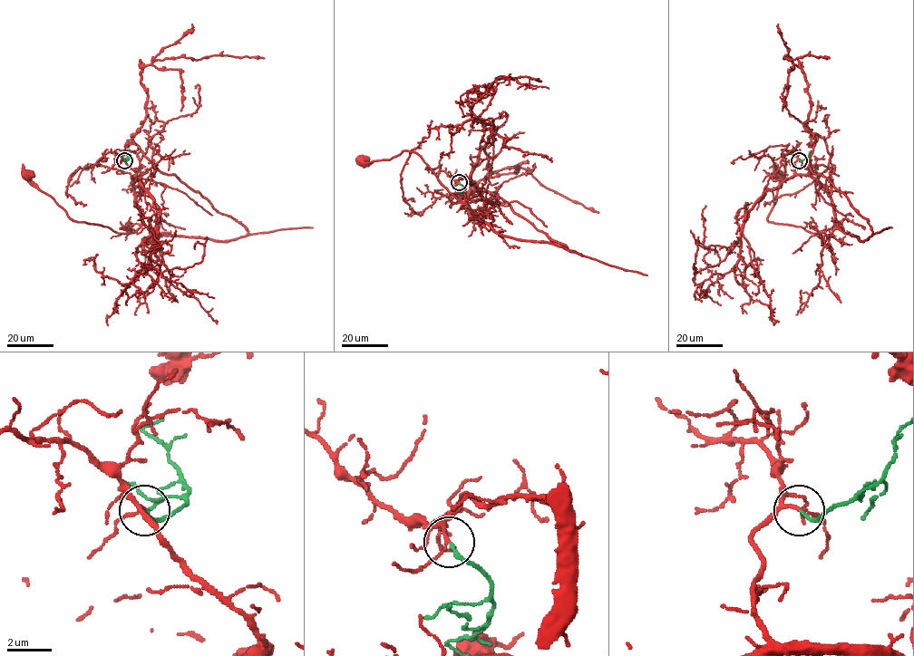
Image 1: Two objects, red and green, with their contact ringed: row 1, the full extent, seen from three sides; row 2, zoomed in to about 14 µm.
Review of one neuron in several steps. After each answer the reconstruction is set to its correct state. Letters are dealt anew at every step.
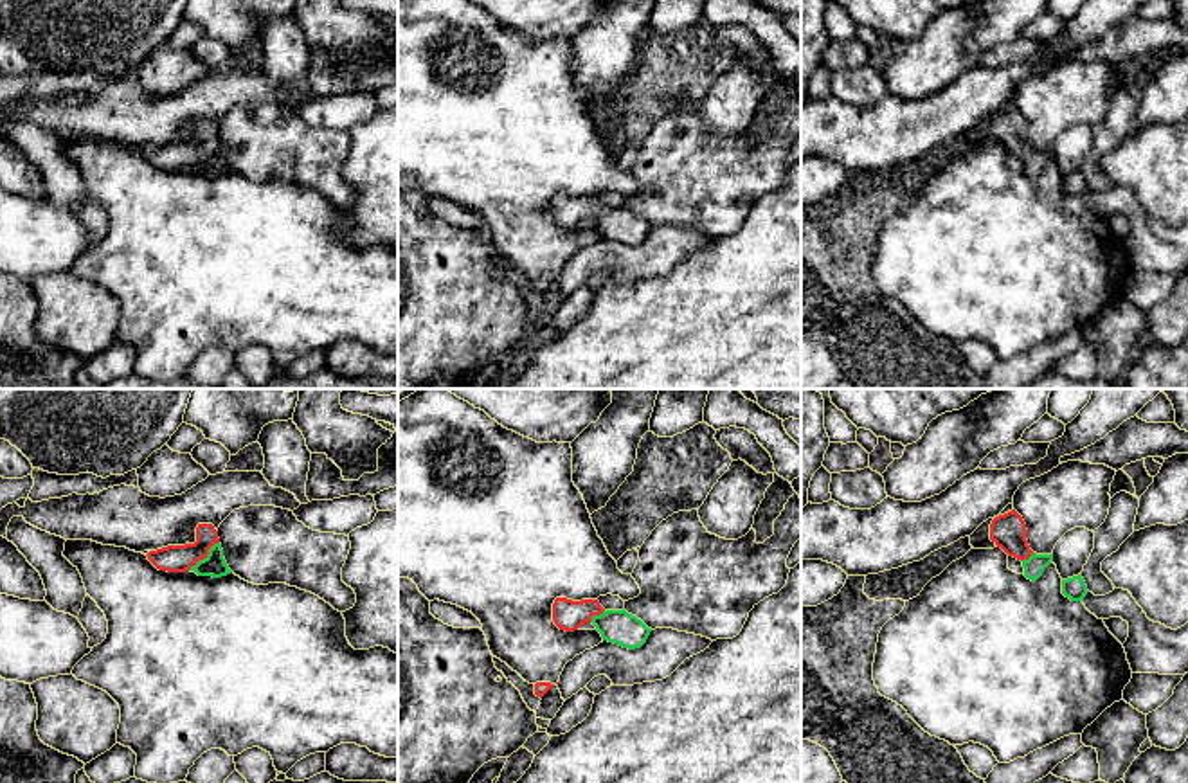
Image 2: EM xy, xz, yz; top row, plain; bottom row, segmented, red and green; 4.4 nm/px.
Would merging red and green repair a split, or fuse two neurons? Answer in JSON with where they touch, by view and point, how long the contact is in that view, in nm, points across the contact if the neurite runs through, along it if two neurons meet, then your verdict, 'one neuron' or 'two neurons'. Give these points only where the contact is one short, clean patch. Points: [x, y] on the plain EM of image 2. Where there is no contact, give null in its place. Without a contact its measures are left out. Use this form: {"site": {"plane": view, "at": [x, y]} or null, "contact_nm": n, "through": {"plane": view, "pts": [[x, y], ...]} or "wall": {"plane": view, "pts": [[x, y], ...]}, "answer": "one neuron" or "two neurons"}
{"site": {"plane": "xy", "at": [204, 153]}, "contact_nm": 190, "through": {"plane": "xy", "pts": [[173, 155], [204, 153], [215, 161]]}, "answer": "one neuron"}

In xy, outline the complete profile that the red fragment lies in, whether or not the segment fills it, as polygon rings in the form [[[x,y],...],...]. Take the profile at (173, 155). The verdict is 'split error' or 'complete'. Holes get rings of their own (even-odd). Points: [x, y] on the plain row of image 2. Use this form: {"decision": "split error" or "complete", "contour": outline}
{"decision": "split error", "contour": [[[198,121],[196,139],[185,142],[167,142],[149,148],[148,157],[158,166],[167,169],[194,167],[198,173],[221,175],[230,171],[218,128],[212,121]]]}

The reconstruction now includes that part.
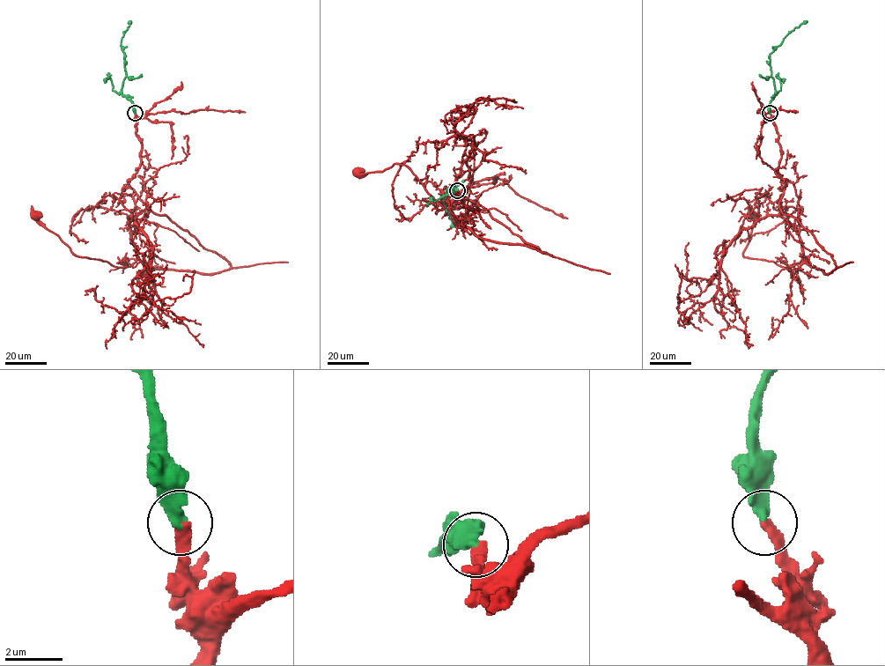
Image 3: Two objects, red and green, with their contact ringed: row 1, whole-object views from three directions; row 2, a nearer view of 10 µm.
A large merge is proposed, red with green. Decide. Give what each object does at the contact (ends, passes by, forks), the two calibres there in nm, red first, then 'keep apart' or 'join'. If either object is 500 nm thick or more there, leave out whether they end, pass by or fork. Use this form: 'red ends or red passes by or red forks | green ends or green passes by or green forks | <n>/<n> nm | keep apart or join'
red ends | green ends | 400/400 nm | join

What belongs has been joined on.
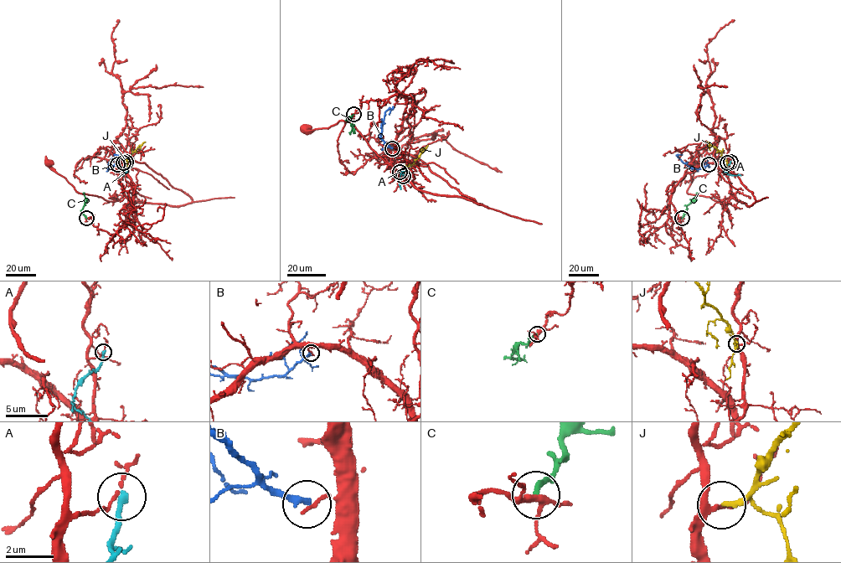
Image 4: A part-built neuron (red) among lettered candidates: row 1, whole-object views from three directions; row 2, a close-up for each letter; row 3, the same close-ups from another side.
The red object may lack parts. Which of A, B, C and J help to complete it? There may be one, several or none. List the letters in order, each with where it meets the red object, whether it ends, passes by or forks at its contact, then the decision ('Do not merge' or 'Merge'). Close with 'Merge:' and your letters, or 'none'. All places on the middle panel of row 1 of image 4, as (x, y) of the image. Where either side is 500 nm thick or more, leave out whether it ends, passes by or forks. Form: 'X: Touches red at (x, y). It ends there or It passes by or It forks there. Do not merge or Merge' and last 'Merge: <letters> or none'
A: Touches red at (403, 176). It ends there. Do not merge
B: Touches red at (392, 148). It ends there. Do not merge
C: Touches red at (353, 114). It ends there. Do not merge
J: Touches red at (399, 172). It ends there. Merge
Merge: J

